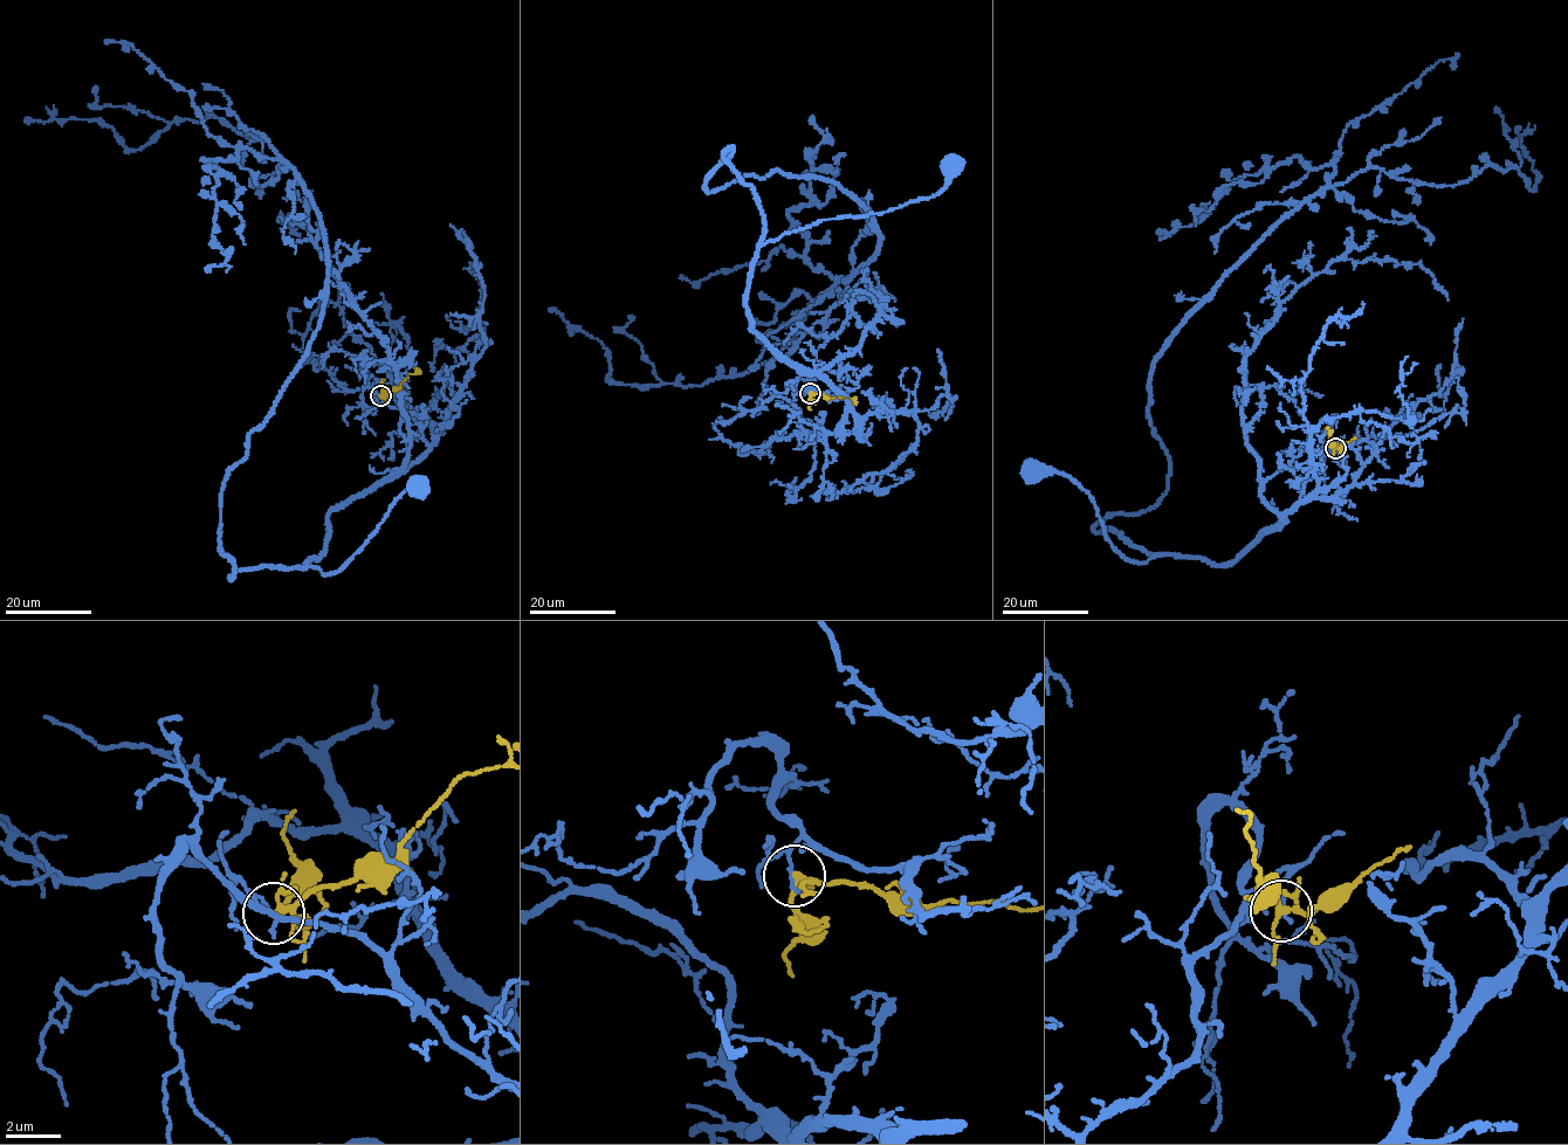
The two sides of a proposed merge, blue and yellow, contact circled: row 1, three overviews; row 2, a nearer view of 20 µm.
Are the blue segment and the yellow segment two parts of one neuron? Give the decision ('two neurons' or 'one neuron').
two neurons

